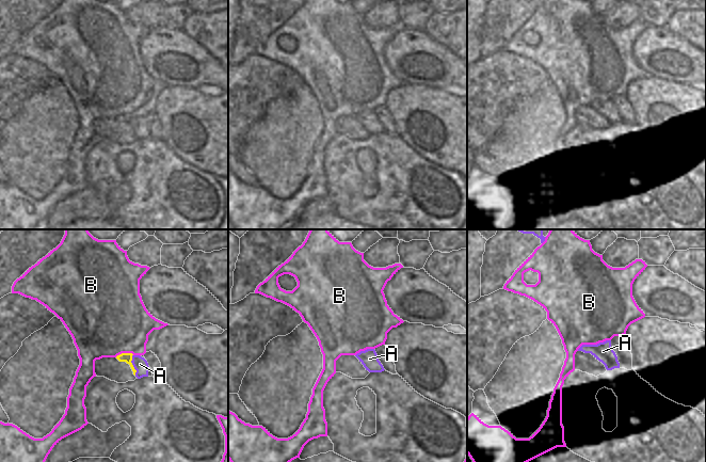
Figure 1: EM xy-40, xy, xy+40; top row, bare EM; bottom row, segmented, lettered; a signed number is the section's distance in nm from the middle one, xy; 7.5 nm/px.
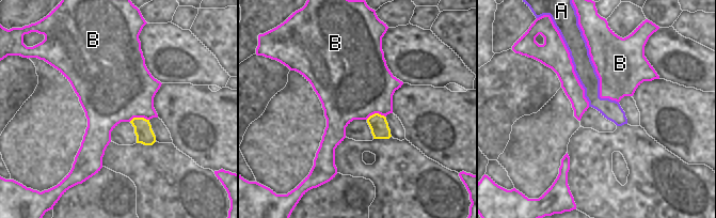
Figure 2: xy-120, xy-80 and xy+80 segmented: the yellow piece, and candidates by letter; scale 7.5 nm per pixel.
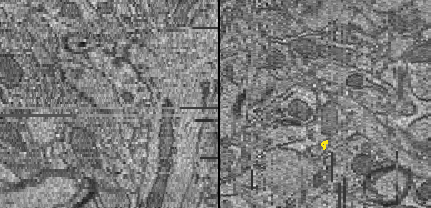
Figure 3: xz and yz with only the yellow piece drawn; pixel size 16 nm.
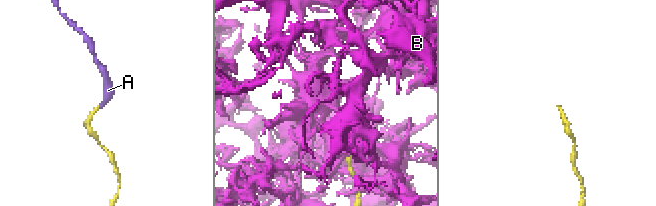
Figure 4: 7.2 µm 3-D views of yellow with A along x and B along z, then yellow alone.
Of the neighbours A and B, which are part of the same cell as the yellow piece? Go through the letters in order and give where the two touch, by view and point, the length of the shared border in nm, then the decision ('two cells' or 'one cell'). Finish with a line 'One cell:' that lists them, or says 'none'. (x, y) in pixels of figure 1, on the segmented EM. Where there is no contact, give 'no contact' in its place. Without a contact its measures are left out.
A: meets yellow in xy-40 at (132, 365); contact 160 nm long; one cell
B: meets yellow in xy-40 at (124, 353); contact 140 nm long; two cells
One cell: A

